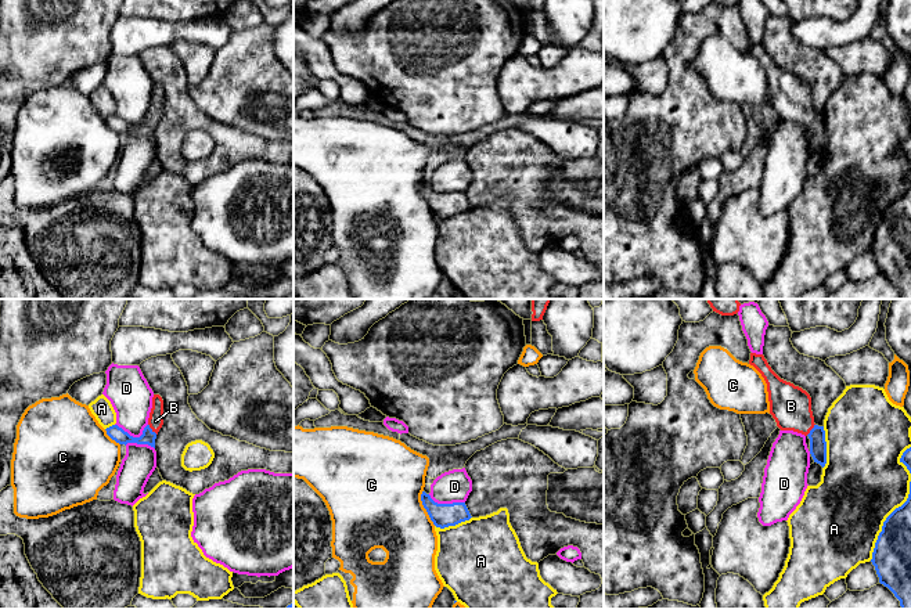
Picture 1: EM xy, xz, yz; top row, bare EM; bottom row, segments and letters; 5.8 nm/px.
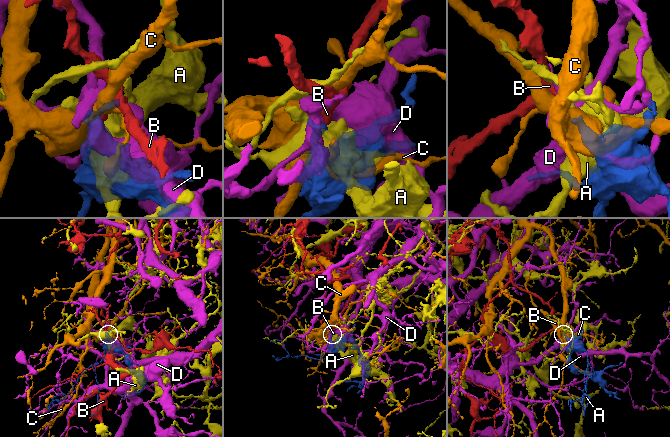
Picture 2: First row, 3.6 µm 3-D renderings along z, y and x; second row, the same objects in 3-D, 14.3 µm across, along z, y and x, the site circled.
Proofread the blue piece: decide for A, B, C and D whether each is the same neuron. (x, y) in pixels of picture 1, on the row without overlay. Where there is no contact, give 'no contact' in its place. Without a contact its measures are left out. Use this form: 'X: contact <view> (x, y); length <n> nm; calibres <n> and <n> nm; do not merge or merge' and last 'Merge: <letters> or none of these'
A: contact yz (886, 209); length 500 nm; calibres 220 and 480 nm; do not merge
B: contact xy (151, 119); length 80 nm; calibres 90 and 90 nm; merge
C: contact xz (424, 197); length 220 nm; calibres 140 and 480 nm; do not merge
D: contact xz (446, 194); length 220 nm; calibres 140 and 190 nm; do not merge
Merge: B

